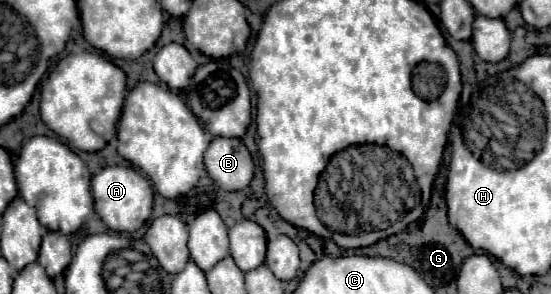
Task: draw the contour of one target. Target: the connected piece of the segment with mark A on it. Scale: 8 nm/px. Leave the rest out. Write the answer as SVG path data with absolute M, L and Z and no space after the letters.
M107 166L91 178L91 192L95 200L95 212L115 232L139 230L151 216L153 188L145 176L129 166Z

